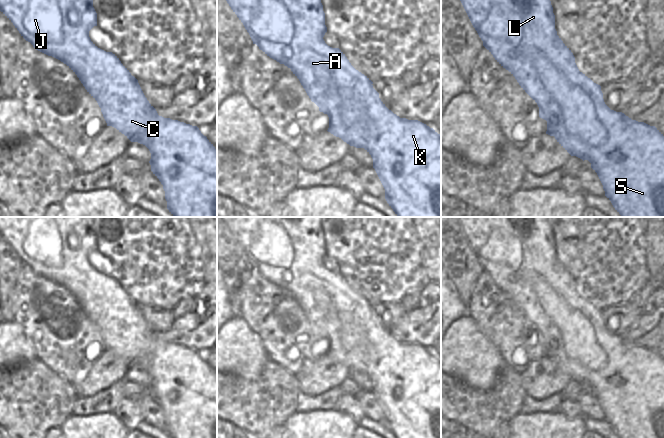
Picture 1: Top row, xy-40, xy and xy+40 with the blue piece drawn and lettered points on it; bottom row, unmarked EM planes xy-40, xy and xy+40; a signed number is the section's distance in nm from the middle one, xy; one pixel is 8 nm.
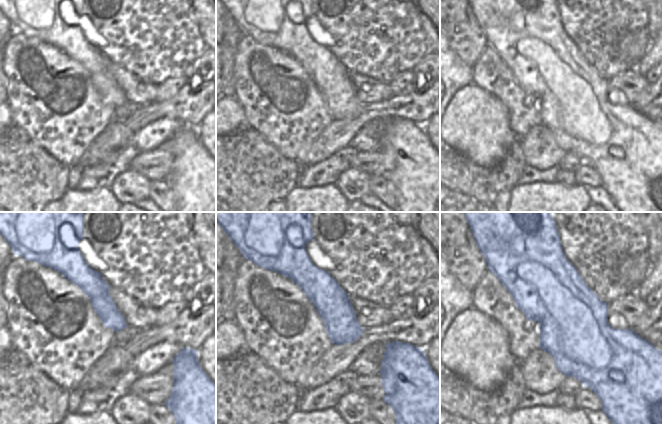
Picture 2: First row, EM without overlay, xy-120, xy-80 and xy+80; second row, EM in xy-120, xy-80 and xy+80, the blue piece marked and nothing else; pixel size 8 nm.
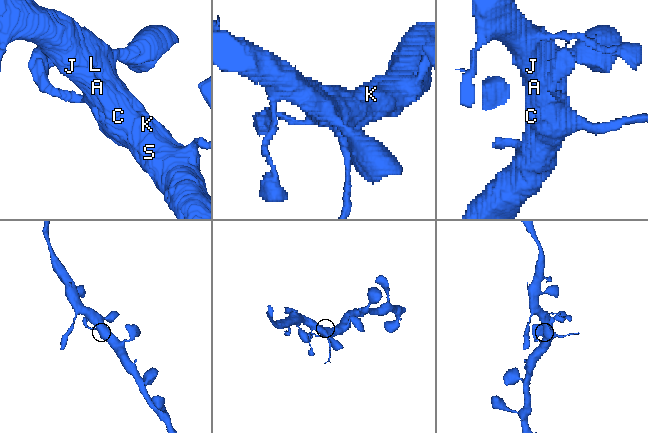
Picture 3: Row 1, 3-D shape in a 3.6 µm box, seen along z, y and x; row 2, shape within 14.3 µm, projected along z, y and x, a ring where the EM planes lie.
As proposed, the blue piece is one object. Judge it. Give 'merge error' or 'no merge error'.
no merge error

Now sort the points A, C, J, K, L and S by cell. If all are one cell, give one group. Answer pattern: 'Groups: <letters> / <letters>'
Groups: A C J K L S.

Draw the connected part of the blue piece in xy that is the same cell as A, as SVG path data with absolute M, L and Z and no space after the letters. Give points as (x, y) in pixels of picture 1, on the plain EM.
M219 217L229 228L233 236L243 247L249 257L253 268L256 268L267 280L284 288L291 293L293 298L299 303L307 319L318 331L319 335L327 338L329 341L328 356L341 362L350 370L364 372L373 383L373 392L375 393L384 413L385 423L395 438L441 438L441 359L433 352L418 344L408 344L400 342L389 334L379 322L379 317L373 312L373 306L364 298L356 294L345 278L339 272L328 270L323 261L327 256L325 249L325 237L321 227L321 217Z

